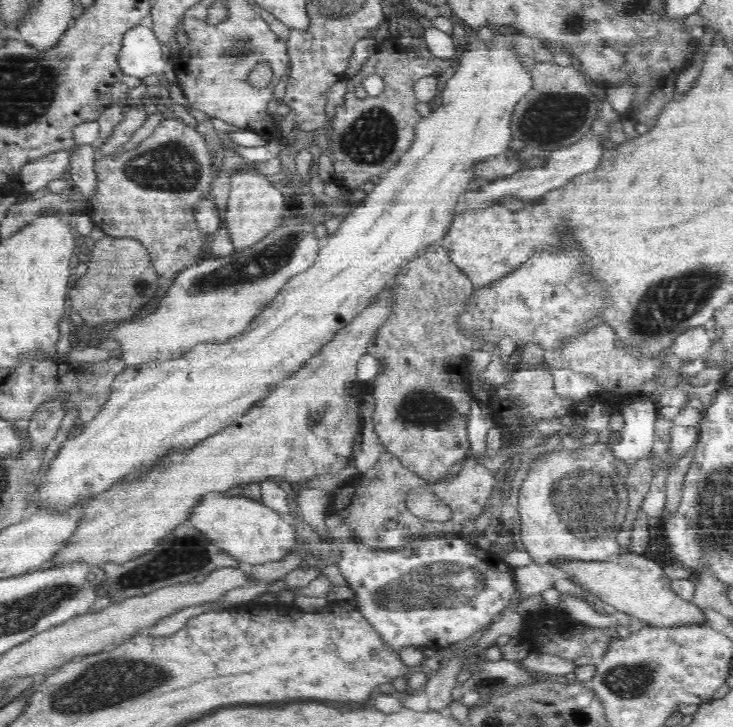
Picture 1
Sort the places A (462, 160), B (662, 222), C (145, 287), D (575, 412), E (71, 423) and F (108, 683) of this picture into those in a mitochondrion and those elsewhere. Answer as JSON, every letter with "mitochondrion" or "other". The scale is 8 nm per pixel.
{"A":"other","B":"other","C":"mitochondrion","D":"other","E":"other","F":"mitochondrion"}

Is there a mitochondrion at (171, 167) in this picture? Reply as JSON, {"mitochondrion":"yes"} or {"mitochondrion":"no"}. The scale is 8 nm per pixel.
{"mitochondrion":"yes"}

